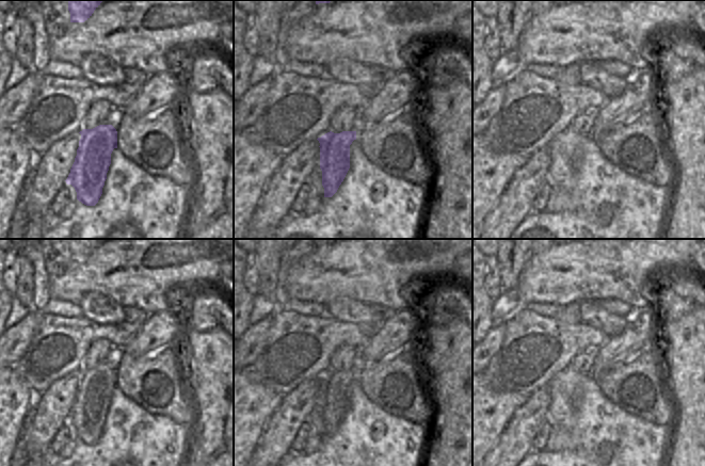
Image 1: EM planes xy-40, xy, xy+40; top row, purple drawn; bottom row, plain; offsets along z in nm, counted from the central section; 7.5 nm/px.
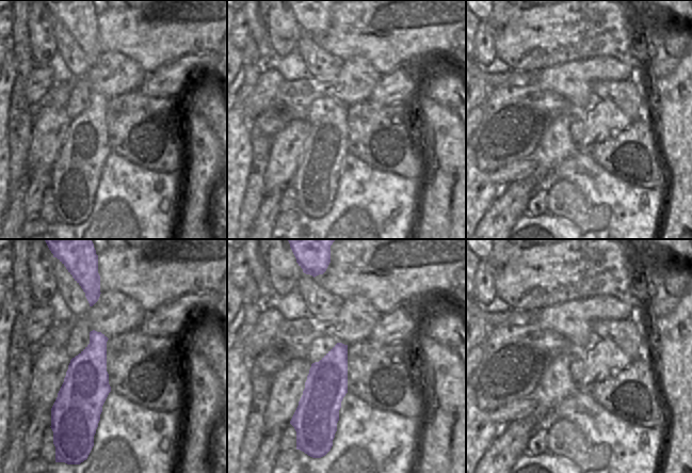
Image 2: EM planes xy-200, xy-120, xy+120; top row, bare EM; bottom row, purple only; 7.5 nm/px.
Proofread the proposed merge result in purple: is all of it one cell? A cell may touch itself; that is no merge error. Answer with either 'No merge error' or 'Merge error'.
Merge error

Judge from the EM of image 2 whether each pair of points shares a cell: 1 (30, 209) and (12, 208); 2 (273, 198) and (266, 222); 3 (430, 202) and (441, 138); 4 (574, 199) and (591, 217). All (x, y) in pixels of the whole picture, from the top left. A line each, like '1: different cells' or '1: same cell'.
1: different cells
2: same cell
3: same cell
4: same cell

